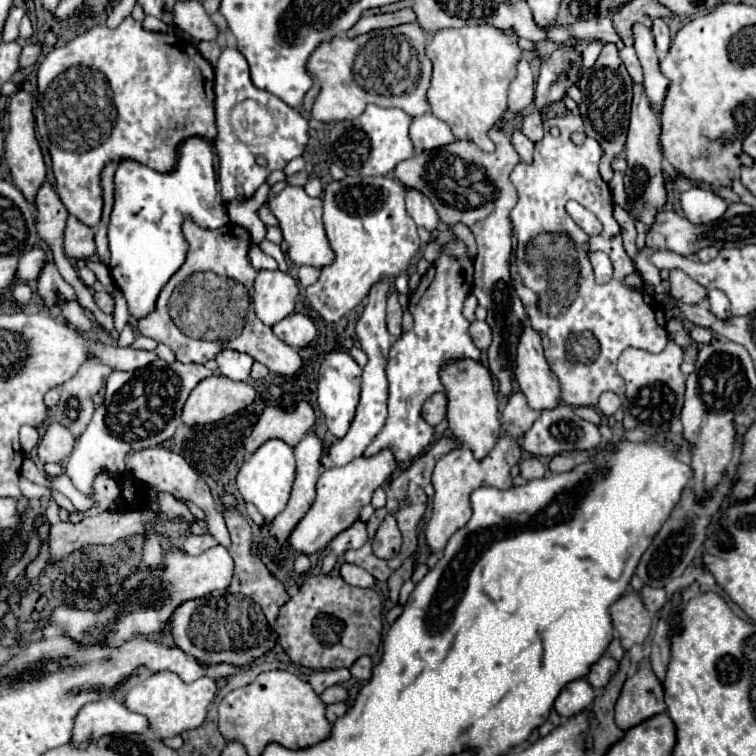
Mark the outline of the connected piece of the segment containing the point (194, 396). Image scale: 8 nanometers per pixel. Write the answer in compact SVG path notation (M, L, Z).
M224 375L202 379L190 393L182 421L186 425L204 425L220 421L246 409L256 399L256 389L248 381L232 381Z

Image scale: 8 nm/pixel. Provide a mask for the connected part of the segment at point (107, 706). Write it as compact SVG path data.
M100 699L86 703L74 717L70 745L76 749L86 749L90 743L98 741L104 735L114 733L144 733L148 723L142 715L128 711L116 699Z

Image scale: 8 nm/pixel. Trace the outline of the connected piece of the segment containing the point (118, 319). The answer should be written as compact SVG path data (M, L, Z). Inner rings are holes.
M115 294L114 327L120 333L129 322L129 311L124 295Z

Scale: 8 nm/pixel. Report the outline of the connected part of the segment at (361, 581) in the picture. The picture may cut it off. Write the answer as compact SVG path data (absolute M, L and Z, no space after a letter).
M344 563L340 567L340 577L348 585L356 585L356 587L372 587L374 585L374 577L368 571L364 571L362 567L356 567L352 563Z

